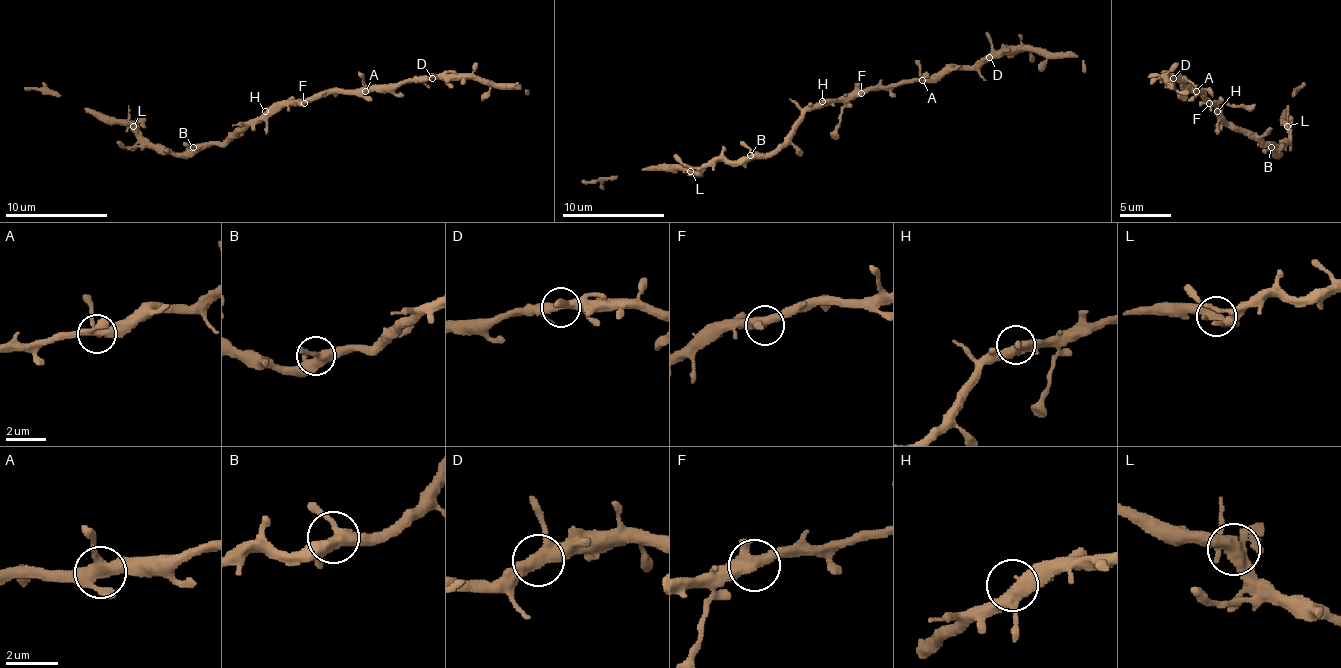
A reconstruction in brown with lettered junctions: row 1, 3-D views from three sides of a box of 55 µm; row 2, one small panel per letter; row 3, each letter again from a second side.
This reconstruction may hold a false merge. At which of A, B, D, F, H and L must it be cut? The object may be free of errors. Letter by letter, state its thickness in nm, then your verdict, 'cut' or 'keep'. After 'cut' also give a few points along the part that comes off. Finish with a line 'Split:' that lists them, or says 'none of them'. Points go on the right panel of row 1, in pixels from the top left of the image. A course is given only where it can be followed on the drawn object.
A: 400 nm thick; keep
B: 420 nm thick; keep
D: 380 nm thick; keep
F: 500 nm thick; keep
H: 400 nm thick; keep
L: 400 nm thick; keep
Split: none of them

